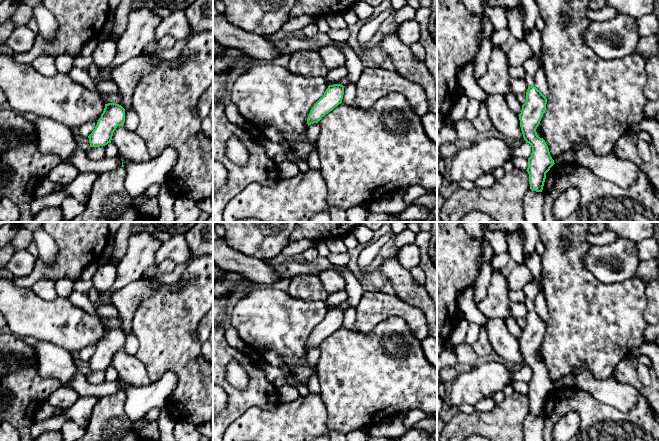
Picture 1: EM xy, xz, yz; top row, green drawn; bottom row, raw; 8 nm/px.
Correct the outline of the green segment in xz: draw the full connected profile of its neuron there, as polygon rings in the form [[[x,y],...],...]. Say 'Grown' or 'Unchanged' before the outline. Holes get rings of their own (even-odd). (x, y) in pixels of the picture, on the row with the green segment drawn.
Unchanged. [[[341,84],[329,85],[324,95],[311,108],[307,118],[308,126],[318,123],[326,114],[342,103],[344,87]]]

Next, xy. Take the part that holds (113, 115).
Unchanged. [[[116,103],[105,104],[95,129],[88,136],[90,147],[100,147],[111,143],[114,131],[124,125],[125,109]]]

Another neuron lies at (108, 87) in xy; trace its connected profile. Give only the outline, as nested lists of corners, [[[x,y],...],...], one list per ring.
[[[113,80],[100,81],[95,83],[96,89],[105,94],[118,94],[119,89]]]

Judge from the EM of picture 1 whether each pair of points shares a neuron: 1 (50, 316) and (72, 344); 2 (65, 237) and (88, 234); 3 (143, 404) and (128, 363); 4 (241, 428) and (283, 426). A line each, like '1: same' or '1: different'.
1: same
2: same
3: different
4: same

